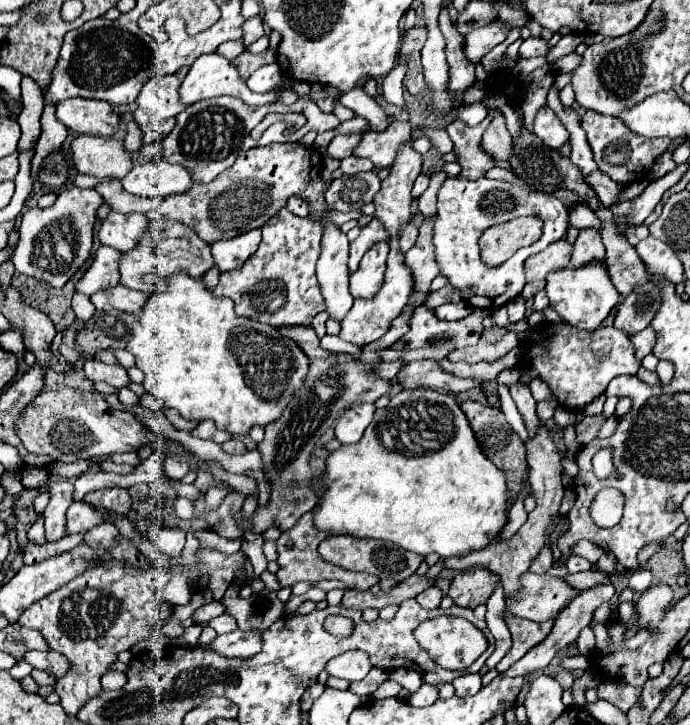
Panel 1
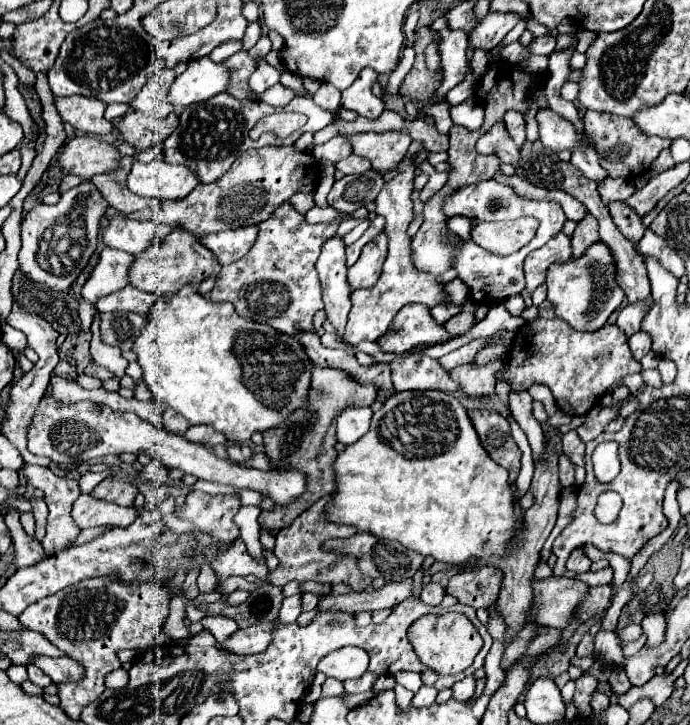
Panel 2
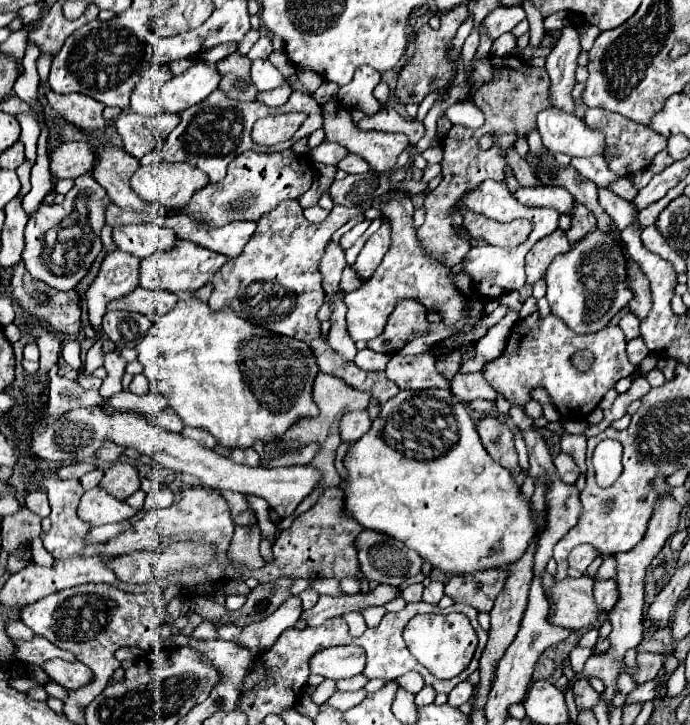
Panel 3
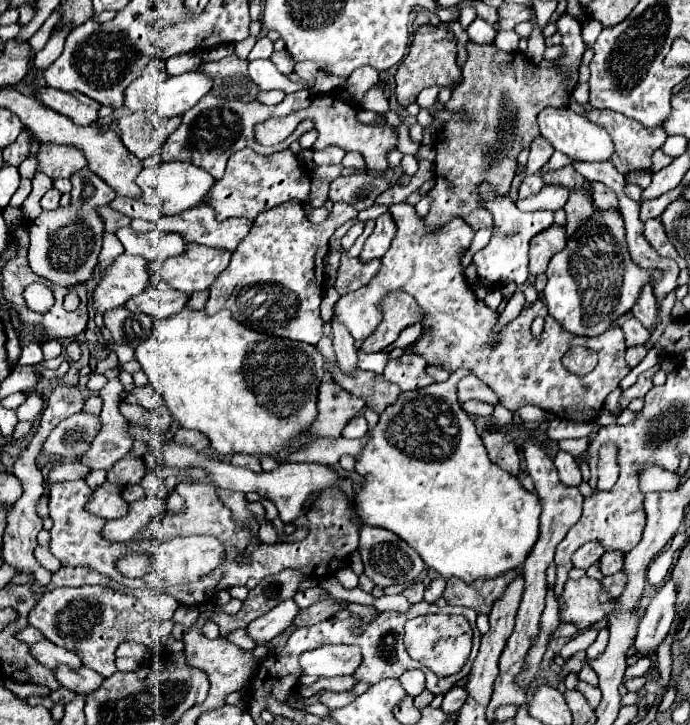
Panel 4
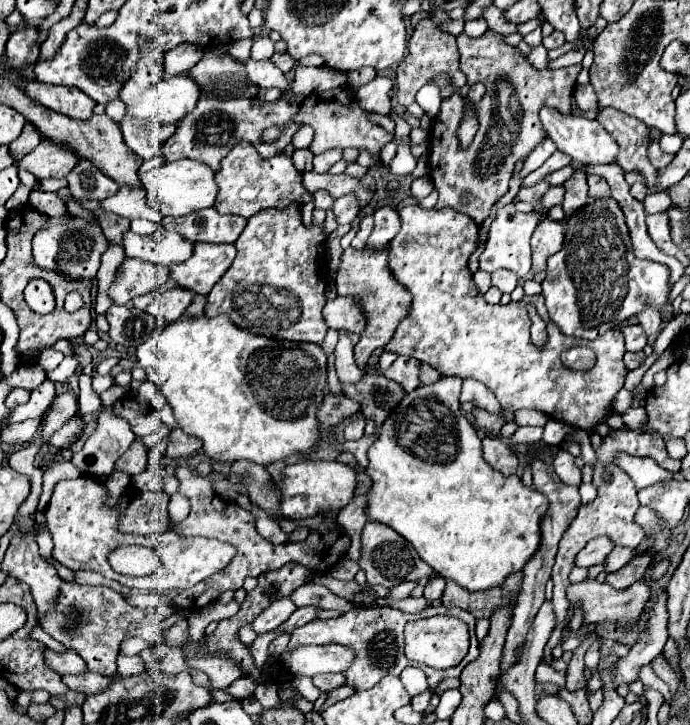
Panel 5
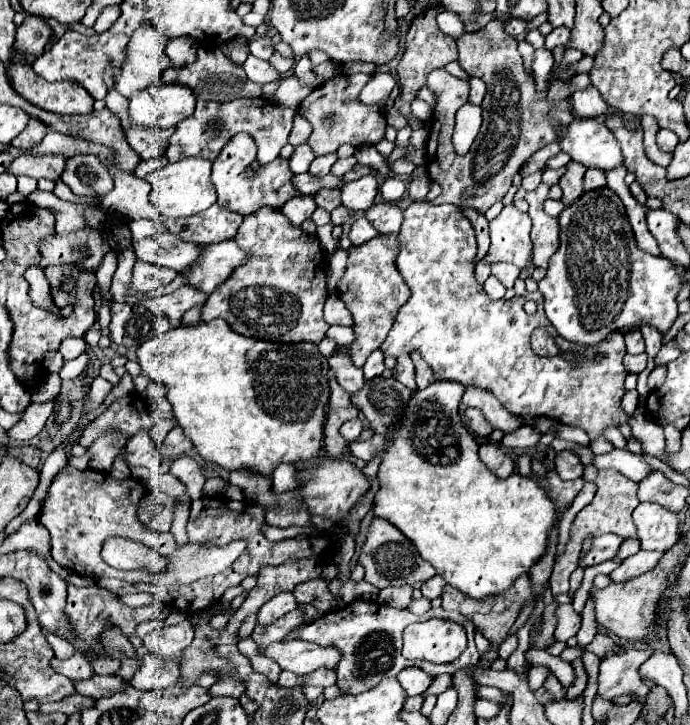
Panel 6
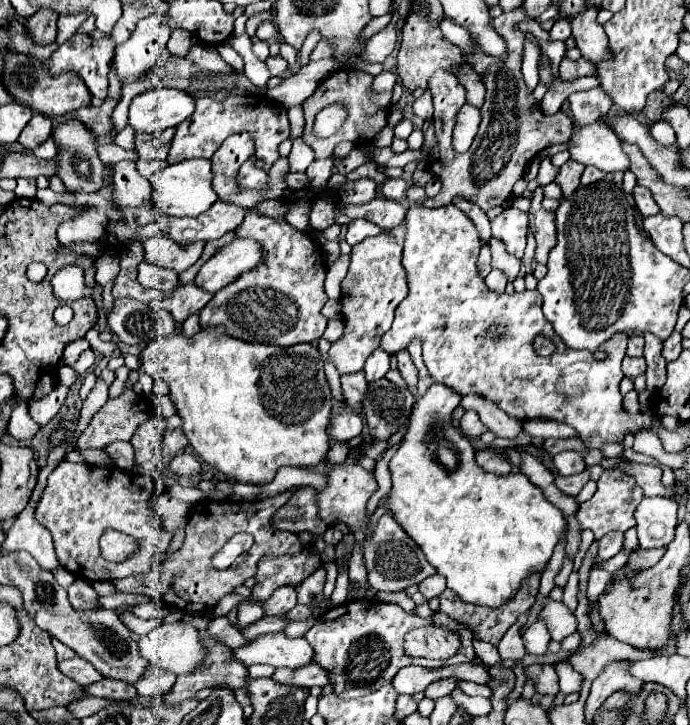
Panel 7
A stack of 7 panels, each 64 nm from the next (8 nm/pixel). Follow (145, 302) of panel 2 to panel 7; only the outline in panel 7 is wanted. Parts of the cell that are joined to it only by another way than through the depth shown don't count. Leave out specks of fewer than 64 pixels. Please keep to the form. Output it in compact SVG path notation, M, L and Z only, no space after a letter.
M186 284L186 286L176 288L170 296L164 296L162 300L152 302L152 306L170 312L176 322L182 322L186 316L200 312L210 300L212 300L210 292L200 290L194 284Z

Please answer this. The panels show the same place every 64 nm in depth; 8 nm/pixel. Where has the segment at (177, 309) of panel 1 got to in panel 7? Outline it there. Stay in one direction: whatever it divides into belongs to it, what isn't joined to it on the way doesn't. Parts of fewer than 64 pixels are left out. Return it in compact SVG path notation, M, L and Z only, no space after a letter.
M216 326L216 328L202 328L194 336L184 336L180 332L180 334L172 334L172 336L162 336L160 340L152 340L142 350L140 358L142 358L142 368L146 370L146 374L150 374L154 380L162 380L164 384L168 384L168 388L170 388L168 396L172 398L172 402L176 406L176 414L182 418L182 428L190 440L190 446L196 450L196 454L204 462L208 462L210 466L214 466L228 478L236 478L238 482L244 482L244 484L266 484L266 482L272 482L272 478L276 476L280 466L306 468L306 466L316 466L326 458L326 452L328 452L326 428L330 422L332 392L330 392L328 380L324 376L324 358L320 356L316 344L294 344L292 348L276 348L274 344L246 344L242 340L228 336L224 332L224 328Z

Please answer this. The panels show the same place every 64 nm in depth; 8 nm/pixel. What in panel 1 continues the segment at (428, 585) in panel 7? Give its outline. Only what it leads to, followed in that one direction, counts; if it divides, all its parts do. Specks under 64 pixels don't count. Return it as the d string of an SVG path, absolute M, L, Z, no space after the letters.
M430 586L430 588L426 588L420 596L416 596L416 600L418 600L418 604L420 604L422 608L426 608L426 610L434 610L434 608L440 606L442 592L440 592L438 586Z

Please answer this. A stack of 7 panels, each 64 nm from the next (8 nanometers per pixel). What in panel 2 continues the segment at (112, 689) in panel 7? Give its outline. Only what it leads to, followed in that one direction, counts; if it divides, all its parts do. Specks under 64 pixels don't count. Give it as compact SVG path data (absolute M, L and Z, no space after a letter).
M32 656L30 664L38 666L42 672L46 672L54 684L62 684L68 680L80 680L84 674L84 668L68 658L68 656L60 656L60 658L50 658L50 656Z

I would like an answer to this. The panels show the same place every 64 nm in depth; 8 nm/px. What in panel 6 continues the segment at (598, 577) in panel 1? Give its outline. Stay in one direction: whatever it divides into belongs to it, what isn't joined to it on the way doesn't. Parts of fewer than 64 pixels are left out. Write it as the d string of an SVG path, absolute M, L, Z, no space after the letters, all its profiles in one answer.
M634 540L622 542L622 546L618 548L618 554L616 554L616 558L618 558L618 560L626 560L628 556L636 554L638 550L640 550L640 544L638 544L638 542L634 542Z

